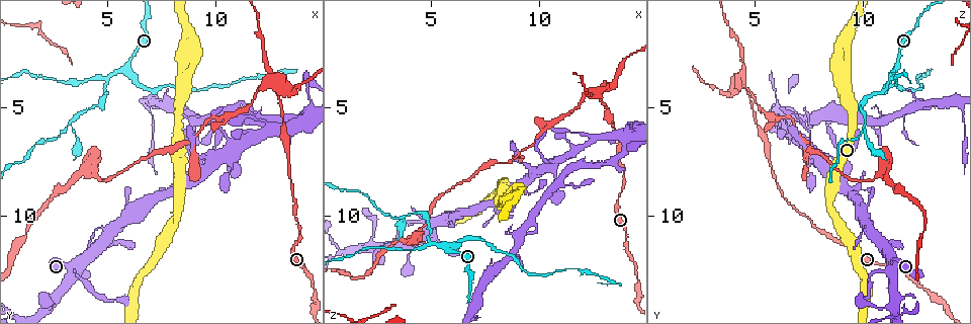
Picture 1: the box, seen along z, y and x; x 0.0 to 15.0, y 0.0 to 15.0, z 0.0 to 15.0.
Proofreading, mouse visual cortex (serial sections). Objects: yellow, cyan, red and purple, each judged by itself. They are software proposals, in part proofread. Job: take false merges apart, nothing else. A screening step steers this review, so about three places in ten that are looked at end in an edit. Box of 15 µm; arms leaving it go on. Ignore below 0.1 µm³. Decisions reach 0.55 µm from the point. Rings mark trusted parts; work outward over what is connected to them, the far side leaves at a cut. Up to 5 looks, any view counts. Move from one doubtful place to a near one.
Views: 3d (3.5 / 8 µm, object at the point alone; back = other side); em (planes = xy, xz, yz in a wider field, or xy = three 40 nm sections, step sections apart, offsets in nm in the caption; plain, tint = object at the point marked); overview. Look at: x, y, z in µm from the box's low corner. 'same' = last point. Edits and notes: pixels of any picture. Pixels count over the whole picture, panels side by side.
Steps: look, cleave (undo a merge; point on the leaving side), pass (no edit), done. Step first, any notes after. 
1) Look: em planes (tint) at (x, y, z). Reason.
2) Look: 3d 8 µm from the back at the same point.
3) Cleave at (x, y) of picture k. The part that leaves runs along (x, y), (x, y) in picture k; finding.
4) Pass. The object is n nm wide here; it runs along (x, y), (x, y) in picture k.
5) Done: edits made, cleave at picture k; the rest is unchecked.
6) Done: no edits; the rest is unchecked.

Look: 3d 8 µm at (3.5, 12.7, 11.4). Sharp bend.

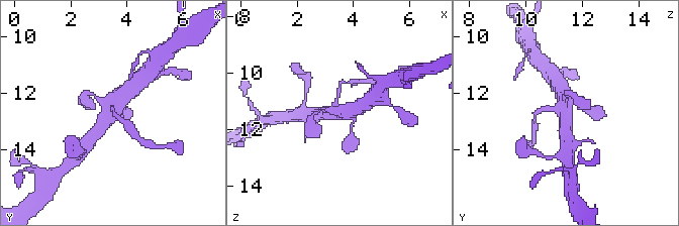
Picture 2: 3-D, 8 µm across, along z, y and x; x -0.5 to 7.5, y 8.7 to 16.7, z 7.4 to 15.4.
Look: 3d 3.5 µm at (3.5, 12.7, 11.4). Zoom in.

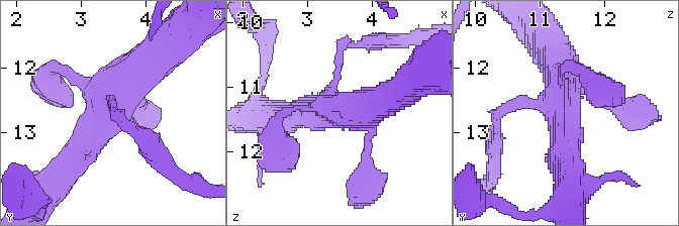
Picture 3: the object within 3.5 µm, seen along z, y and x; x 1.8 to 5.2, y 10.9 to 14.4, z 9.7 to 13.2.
Look: em xy step 1 (tint) at (3.35, 12.75, 11.35). Need the tissue.

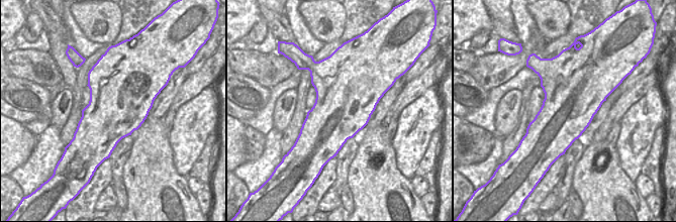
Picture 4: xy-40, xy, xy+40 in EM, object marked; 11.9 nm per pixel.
Pass. The arms are 100, 150, 450, 500 nm wide; it runs along (564, 69), (557, 103), (569, 168) in picture 3; one cell here.

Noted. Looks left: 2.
Look: 3d 3.5 µm at (4.9, 3.6, 11.3). A fork.

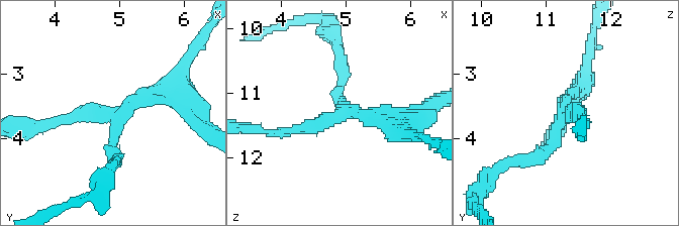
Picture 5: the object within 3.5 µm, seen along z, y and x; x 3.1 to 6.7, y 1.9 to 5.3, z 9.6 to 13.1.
Look: em xy step 1 (tint) at (5.00, 3.65, 11.25). 3 arms meet here; the arms are 150, 200, 200 nm wide; shape alone is not enough.

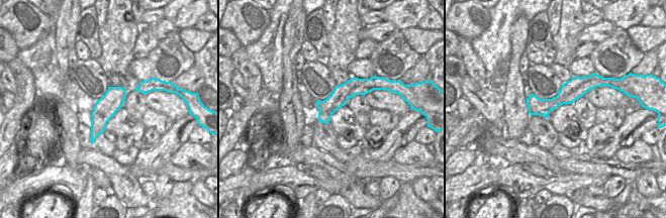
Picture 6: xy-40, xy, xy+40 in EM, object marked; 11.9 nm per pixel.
Cleave at (312, 129) of picture 5. The part that leaves runs along (341, 113), (281, 133), (254, 130) in picture 5; two cells meet here.

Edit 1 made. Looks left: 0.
Done: edits made, cleave at picture 5; the rest is unchecked.

